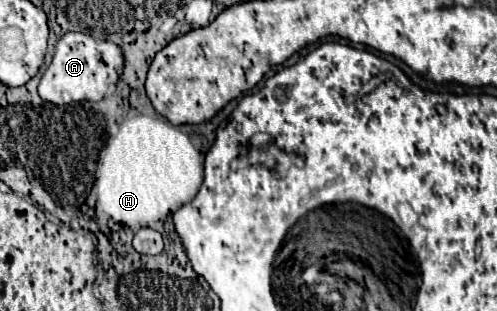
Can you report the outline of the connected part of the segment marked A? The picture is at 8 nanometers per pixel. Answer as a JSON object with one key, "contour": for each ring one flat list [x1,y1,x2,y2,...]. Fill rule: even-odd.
{"contour":[[65,33,55,49,53,61,39,83,43,101,67,105,75,101,101,101,111,85,123,75,123,51,111,41,97,41,85,33]]}

